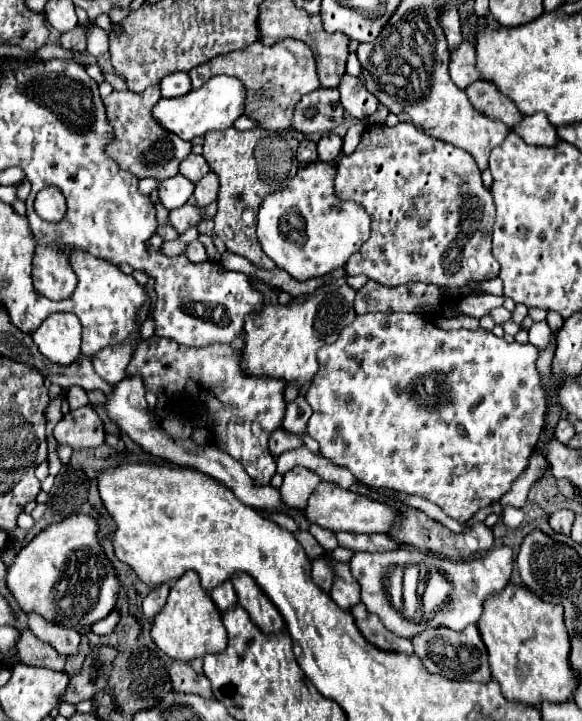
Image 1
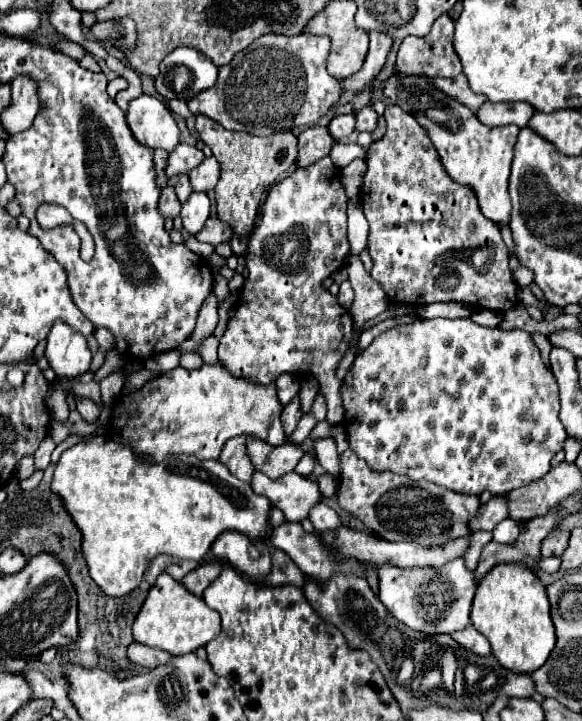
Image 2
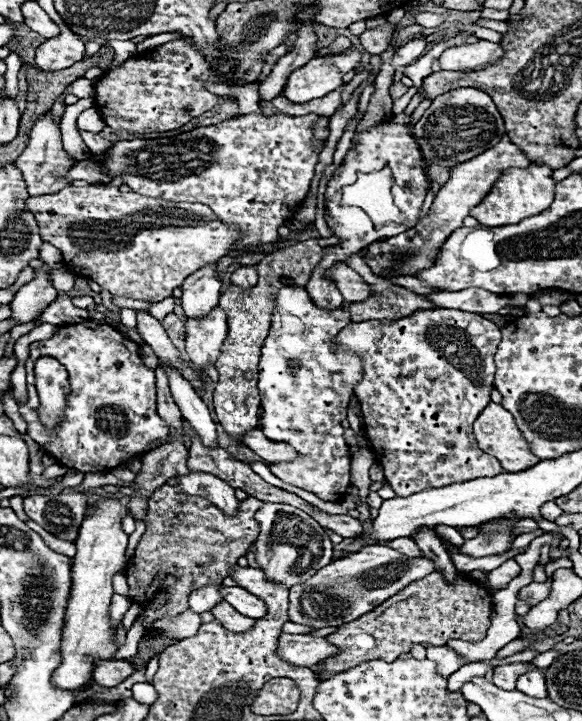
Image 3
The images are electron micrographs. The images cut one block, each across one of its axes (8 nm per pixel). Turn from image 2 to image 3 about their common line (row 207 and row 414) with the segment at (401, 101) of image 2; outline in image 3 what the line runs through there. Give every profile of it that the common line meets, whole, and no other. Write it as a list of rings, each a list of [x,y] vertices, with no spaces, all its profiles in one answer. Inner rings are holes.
[[[490,402],[476,418],[474,438],[478,446],[486,454],[498,458],[502,468],[508,472],[520,472],[538,462],[514,424],[512,414],[496,402]]]

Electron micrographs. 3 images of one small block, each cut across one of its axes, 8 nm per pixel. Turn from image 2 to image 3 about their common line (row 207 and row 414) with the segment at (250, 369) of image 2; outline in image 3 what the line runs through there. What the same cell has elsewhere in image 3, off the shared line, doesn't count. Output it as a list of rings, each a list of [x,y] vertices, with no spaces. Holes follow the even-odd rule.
[[[286,286],[278,292],[272,316],[272,328],[264,340],[260,356],[260,376],[258,376],[258,388],[262,394],[260,428],[268,438],[288,442],[300,452],[300,458],[296,462],[290,464],[274,462],[270,464],[270,470],[286,484],[314,492],[318,498],[326,502],[342,500],[350,486],[350,450],[342,438],[344,428],[340,422],[346,418],[348,400],[354,394],[354,384],[360,380],[362,366],[360,358],[354,358],[352,352],[346,352],[344,348],[338,348],[332,342],[332,338],[336,338],[336,334],[348,324],[350,318],[344,306],[340,310],[320,310],[312,304],[304,288]]]

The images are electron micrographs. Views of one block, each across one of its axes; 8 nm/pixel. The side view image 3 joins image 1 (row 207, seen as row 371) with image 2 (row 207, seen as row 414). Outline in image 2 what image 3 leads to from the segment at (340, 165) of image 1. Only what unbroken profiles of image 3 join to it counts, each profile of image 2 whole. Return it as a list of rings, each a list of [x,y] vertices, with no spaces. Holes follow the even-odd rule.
[[[386,106],[384,118],[388,132],[380,142],[374,142],[366,154],[368,170],[360,190],[364,214],[370,224],[368,252],[372,256],[372,280],[382,286],[394,304],[426,306],[432,302],[460,302],[470,308],[488,308],[494,312],[514,308],[518,304],[518,286],[508,268],[508,248],[500,228],[482,216],[476,194],[456,184],[444,172],[428,132],[410,112],[398,106]]]

